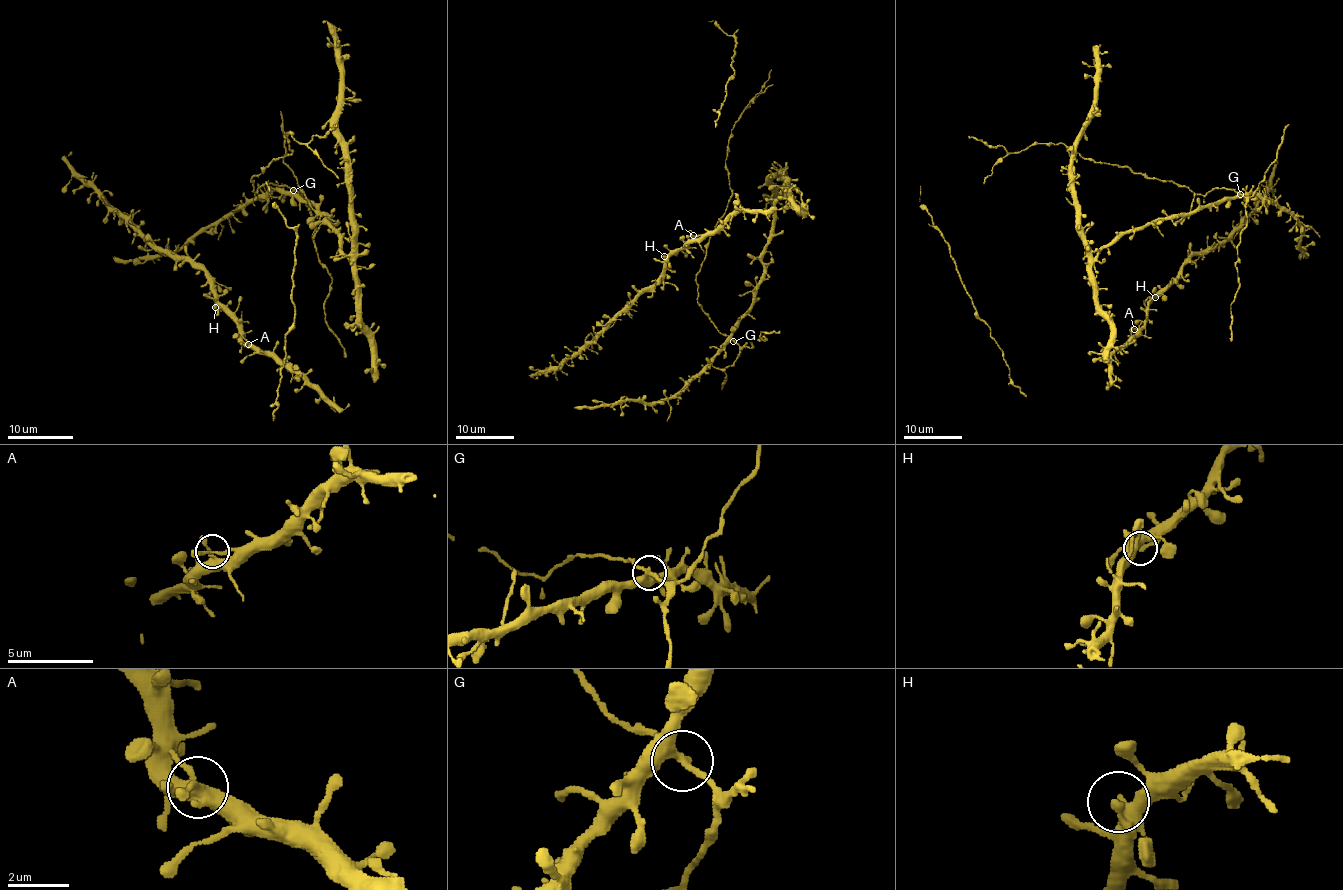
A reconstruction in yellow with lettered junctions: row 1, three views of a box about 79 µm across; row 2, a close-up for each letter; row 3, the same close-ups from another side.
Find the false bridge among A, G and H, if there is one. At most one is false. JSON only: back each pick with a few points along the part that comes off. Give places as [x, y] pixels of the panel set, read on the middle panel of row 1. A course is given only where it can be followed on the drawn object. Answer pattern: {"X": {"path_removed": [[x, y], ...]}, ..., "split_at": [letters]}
{"split_at": []}

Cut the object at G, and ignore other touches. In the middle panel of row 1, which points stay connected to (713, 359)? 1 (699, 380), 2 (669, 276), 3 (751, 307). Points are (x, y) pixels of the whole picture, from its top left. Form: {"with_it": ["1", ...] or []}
{"with_it": ["1", "2", "3"]}

